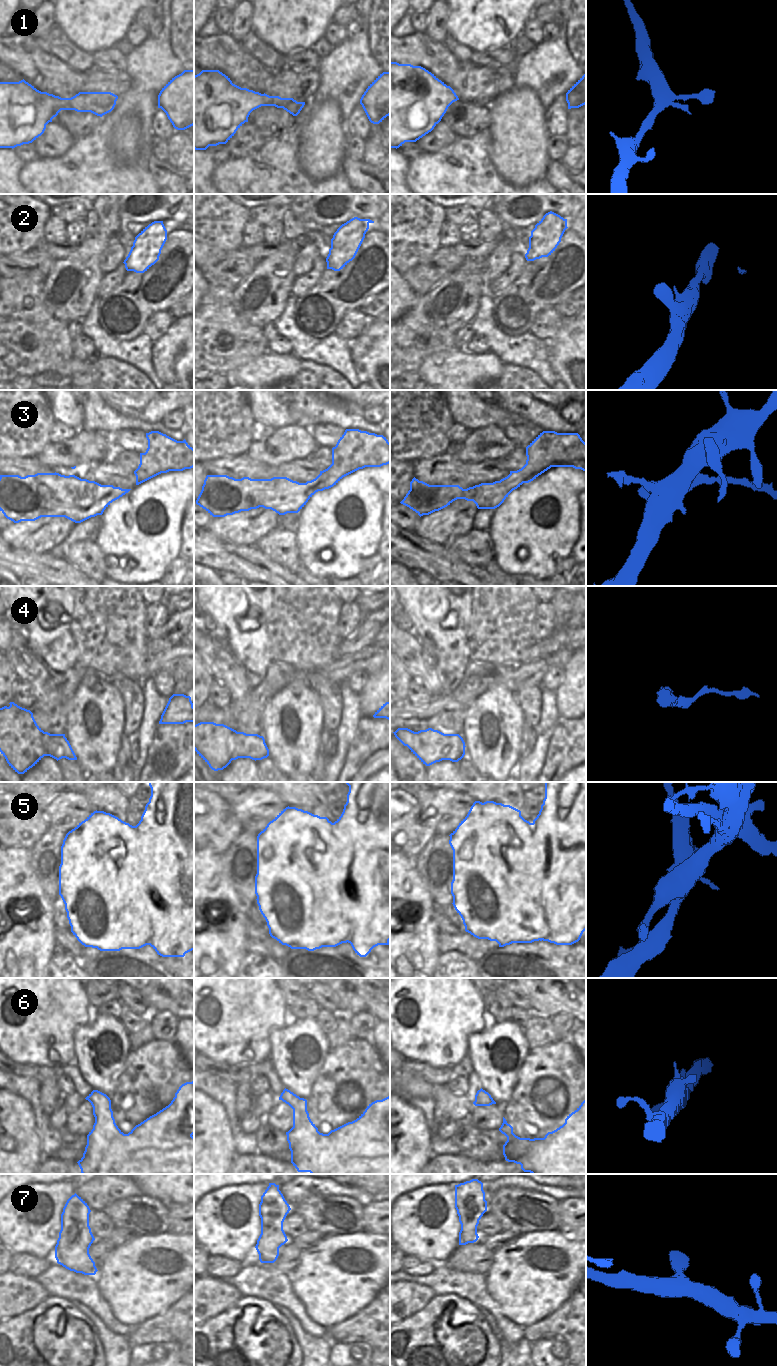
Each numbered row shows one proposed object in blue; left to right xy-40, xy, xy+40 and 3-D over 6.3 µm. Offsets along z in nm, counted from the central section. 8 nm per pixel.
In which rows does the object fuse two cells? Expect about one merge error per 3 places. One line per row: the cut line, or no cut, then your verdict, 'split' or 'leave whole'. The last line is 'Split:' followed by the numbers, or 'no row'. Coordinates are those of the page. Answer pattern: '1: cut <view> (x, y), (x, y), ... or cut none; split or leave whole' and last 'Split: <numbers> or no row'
1: cut none; leave whole
2: cut none; leave whole
3: cut xy+40 (500, 480), (504, 489), (511, 491); split
4: cut xy (236, 731), (232, 759); split
5: cut xy (332, 823), (344, 874), (364, 904), (353, 910), (349, 942); split
6: cut none; leave whole
7: cut none; leave whole
Split: 3, 4, 5

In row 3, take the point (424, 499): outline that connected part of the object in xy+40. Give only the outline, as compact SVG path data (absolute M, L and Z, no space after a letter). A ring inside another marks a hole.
M414 477L410 482L410 490L400 503L415 511L420 517L439 511L457 499L473 501L478 509L495 509L499 507L511 493L511 491L505 491L504 488L505 486L501 481L481 483L479 485L463 489L459 485L429 485Z

